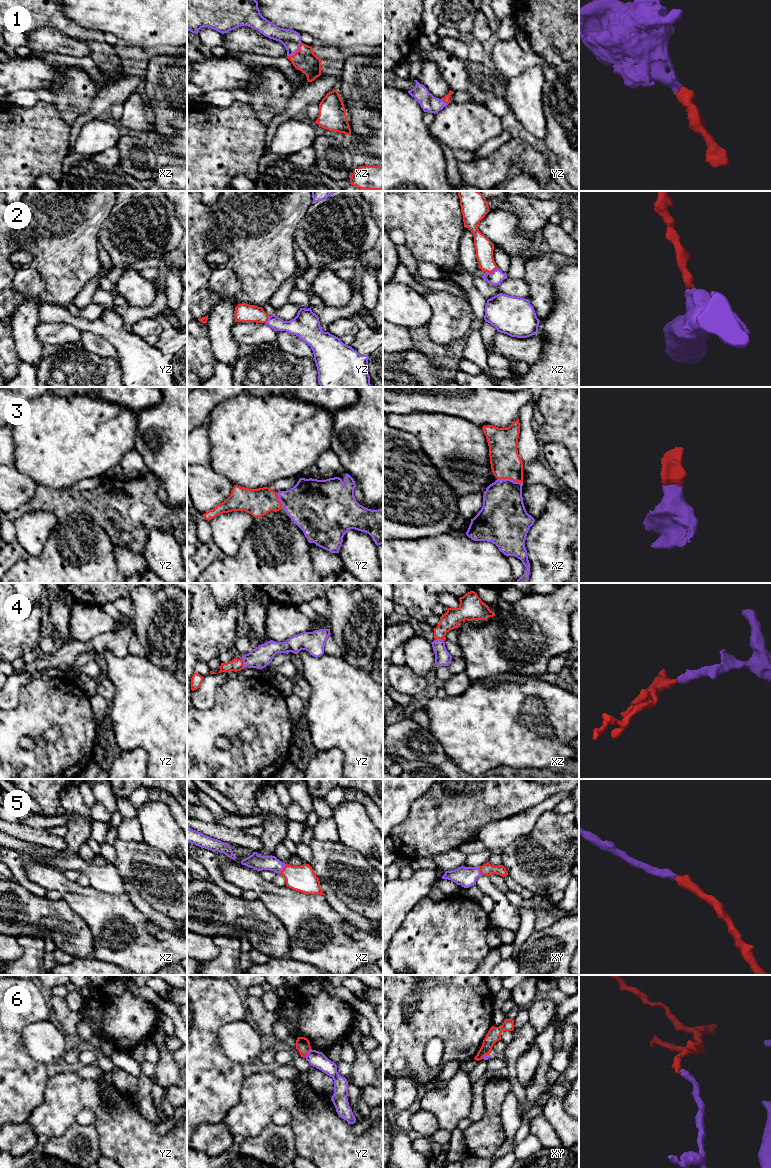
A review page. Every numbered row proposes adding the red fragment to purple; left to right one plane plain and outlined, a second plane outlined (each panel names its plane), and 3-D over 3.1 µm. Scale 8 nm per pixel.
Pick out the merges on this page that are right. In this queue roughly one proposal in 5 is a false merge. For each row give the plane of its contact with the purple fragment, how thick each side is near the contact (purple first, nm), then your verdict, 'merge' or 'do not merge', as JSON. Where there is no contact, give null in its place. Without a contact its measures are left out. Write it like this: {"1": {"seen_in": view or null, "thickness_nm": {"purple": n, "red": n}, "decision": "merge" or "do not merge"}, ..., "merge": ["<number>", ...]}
{"1": {"seen_in": "xz", "thickness_nm": {"purple": 150, "red": 180}, "decision": "merge"}, "2": {"seen_in": "xz", "thickness_nm": {"purple": 110, "red": 150}, "decision": "merge"}, "3": {"seen_in": "xz", "thickness_nm": {"purple": 340, "red": 240}, "decision": "merge"}, "4": {"seen_in": "yz", "thickness_nm": {"purple": 170, "red": 100}, "decision": "merge"}, "5": {"seen_in": "xz", "thickness_nm": {"purple": 120, "red": 220}, "decision": "merge"}, "6": {"seen_in": "yz", "thickness_nm": {"purple": 130, "red": 110}, "decision": "do not merge"}, "merge": ["1", "2", "3", "4", "5"]}

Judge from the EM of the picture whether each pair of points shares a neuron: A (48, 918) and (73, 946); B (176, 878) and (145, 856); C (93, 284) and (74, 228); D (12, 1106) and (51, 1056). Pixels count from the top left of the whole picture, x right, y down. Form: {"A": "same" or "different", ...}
{"A": "same", "B": "same", "C": "different", "D": "different"}

